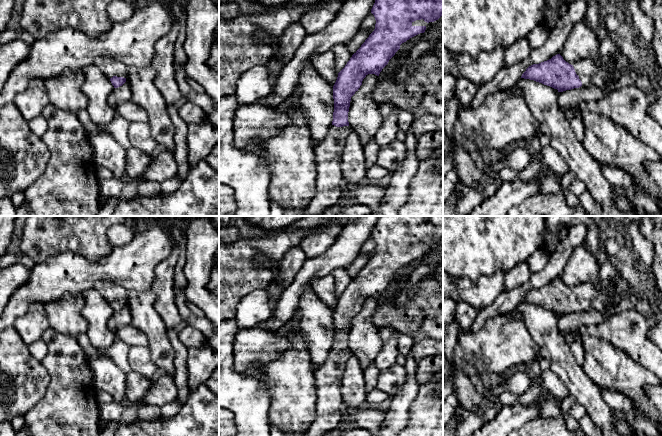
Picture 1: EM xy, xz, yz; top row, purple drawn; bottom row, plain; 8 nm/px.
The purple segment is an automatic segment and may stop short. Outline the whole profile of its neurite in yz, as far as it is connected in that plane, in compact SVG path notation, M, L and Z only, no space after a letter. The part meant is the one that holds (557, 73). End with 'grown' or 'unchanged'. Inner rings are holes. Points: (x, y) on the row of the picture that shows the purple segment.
M596 0L582 1L587 4L586 15L582 22L598 36L598 54L594 57L581 59L573 65L557 54L547 61L529 66L521 78L534 80L557 89L558 92L563 92L587 85L595 85L604 89L607 87L608 81L617 75L614 90L628 85L636 85L647 95L654 93L655 85L649 76L634 69L623 51L609 37L608 30L601 27L599 6ZM607 57L616 59L611 71L598 64L600 59Z | grown

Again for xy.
M99 58L94 64L110 79L114 88L118 88L126 82L127 66L122 62L111 58Z | grown

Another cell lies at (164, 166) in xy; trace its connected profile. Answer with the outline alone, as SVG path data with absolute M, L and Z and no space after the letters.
M163 150L149 164L148 168L141 174L145 180L156 181L159 184L178 174L178 165L173 152Z

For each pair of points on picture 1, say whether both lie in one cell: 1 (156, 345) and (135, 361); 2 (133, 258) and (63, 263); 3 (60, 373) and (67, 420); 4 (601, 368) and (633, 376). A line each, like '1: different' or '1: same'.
1: different
2: same
3: same
4: same

